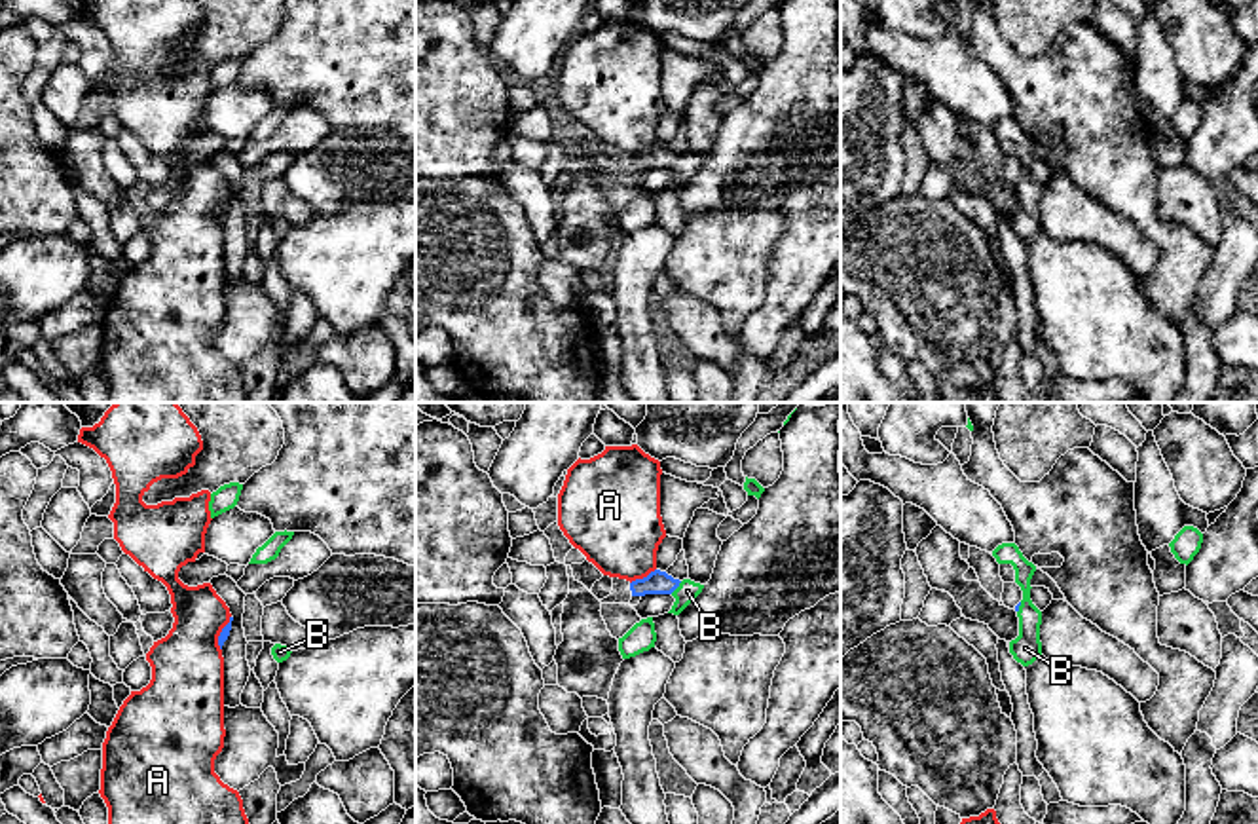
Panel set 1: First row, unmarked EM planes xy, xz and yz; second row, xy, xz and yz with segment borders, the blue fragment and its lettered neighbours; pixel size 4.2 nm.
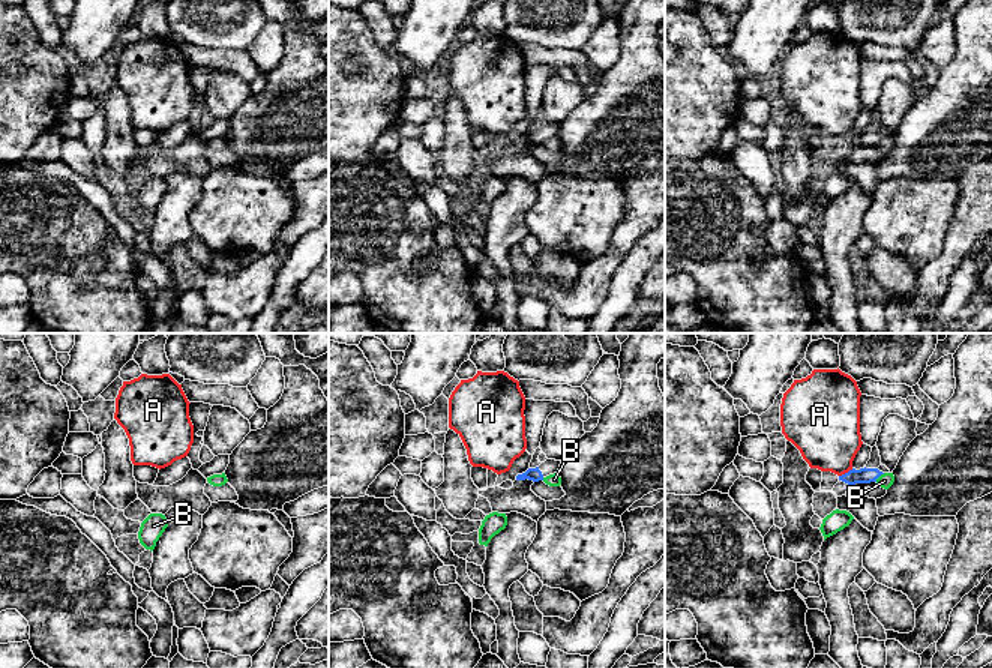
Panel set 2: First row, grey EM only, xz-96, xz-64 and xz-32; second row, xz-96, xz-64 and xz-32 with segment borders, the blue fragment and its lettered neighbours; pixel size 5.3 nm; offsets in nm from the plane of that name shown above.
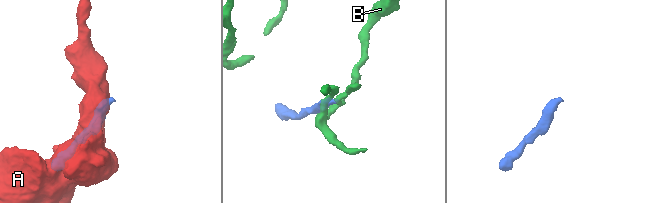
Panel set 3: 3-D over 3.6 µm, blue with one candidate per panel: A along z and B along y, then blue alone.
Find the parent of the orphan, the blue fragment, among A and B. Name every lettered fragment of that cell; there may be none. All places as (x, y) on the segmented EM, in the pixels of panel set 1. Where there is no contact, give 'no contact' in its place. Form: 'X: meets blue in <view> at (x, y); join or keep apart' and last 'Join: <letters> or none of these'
A: meets blue in xz at (644, 578); keep apart
B: meets blue in xz at (676, 587); keep apart
Join: none of these

